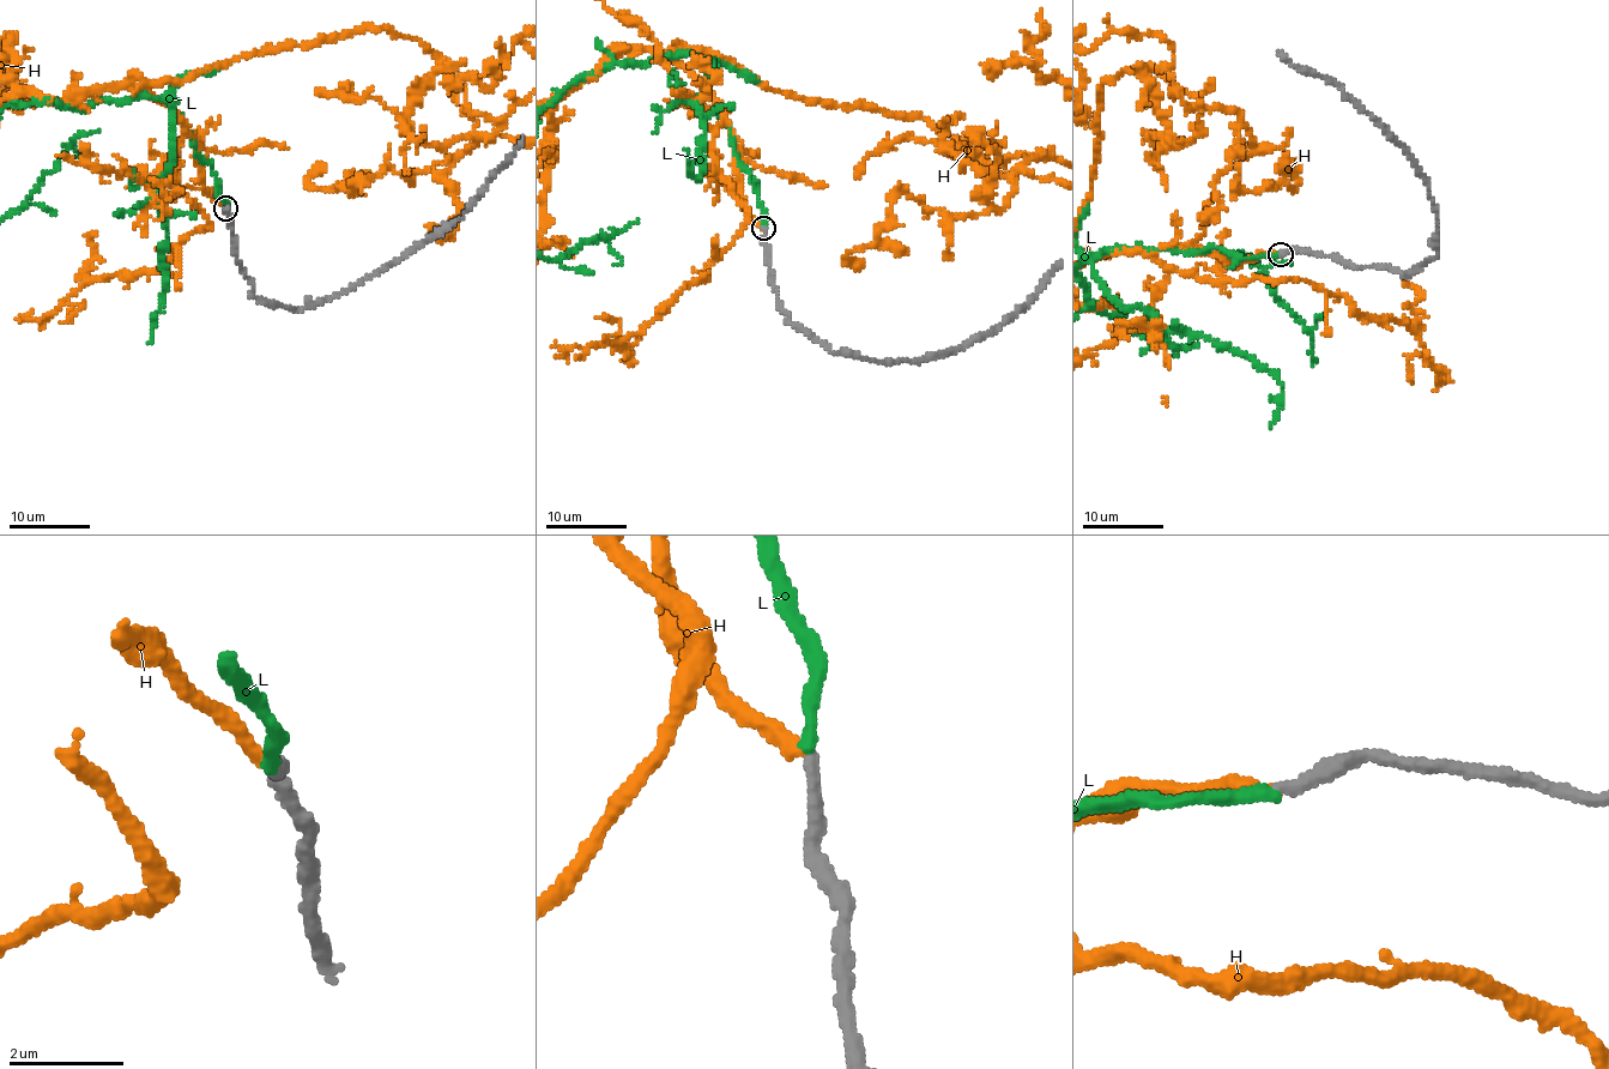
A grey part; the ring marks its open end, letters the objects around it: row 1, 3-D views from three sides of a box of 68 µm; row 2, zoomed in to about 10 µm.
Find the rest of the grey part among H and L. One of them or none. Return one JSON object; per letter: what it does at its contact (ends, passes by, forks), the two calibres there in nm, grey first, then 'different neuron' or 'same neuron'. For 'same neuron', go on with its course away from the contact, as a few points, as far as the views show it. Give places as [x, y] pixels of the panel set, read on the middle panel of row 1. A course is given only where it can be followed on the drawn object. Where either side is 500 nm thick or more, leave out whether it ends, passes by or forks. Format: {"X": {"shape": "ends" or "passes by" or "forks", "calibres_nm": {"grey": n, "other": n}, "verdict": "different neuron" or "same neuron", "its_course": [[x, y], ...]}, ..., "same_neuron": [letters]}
{"H": {"shape": "ends", "calibres_nm": {"grey": 240, "other": 240}, "verdict": "different neuron"}, "L": {"shape": "ends", "calibres_nm": {"grey": 240, "other": 240}, "verdict": "same neuron"}, "same_neuron": ["L"]}

